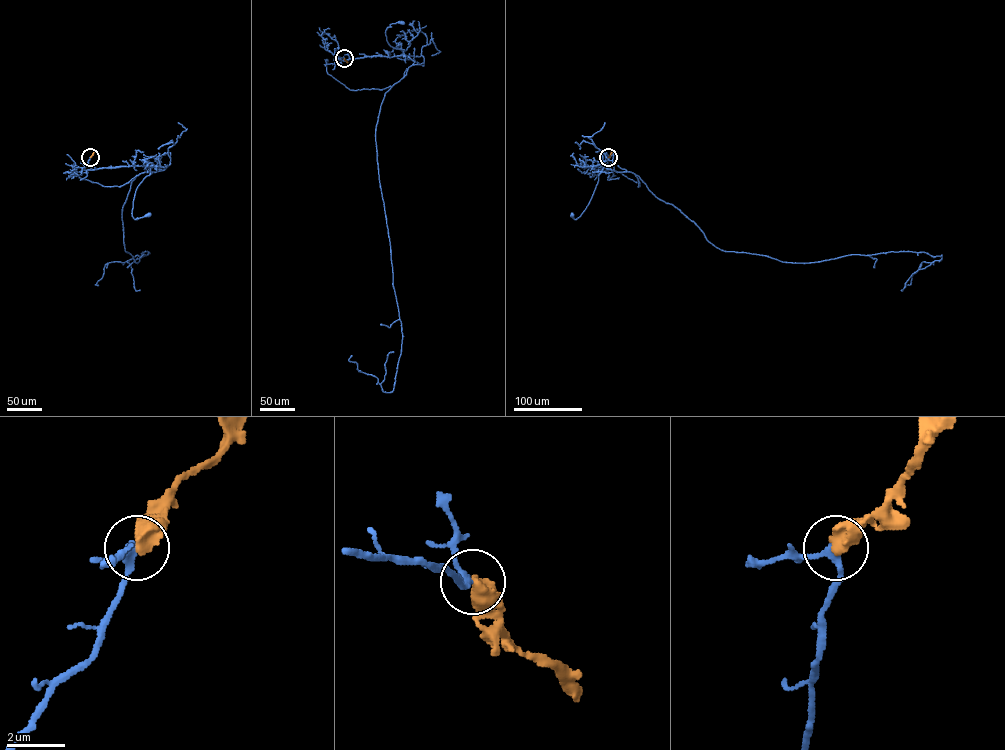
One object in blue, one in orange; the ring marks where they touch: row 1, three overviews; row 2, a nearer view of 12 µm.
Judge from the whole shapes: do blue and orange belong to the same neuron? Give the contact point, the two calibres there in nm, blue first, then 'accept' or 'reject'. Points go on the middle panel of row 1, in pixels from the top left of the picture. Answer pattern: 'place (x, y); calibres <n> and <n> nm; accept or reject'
place (344, 58); calibres 260 and 600 nm; reject

